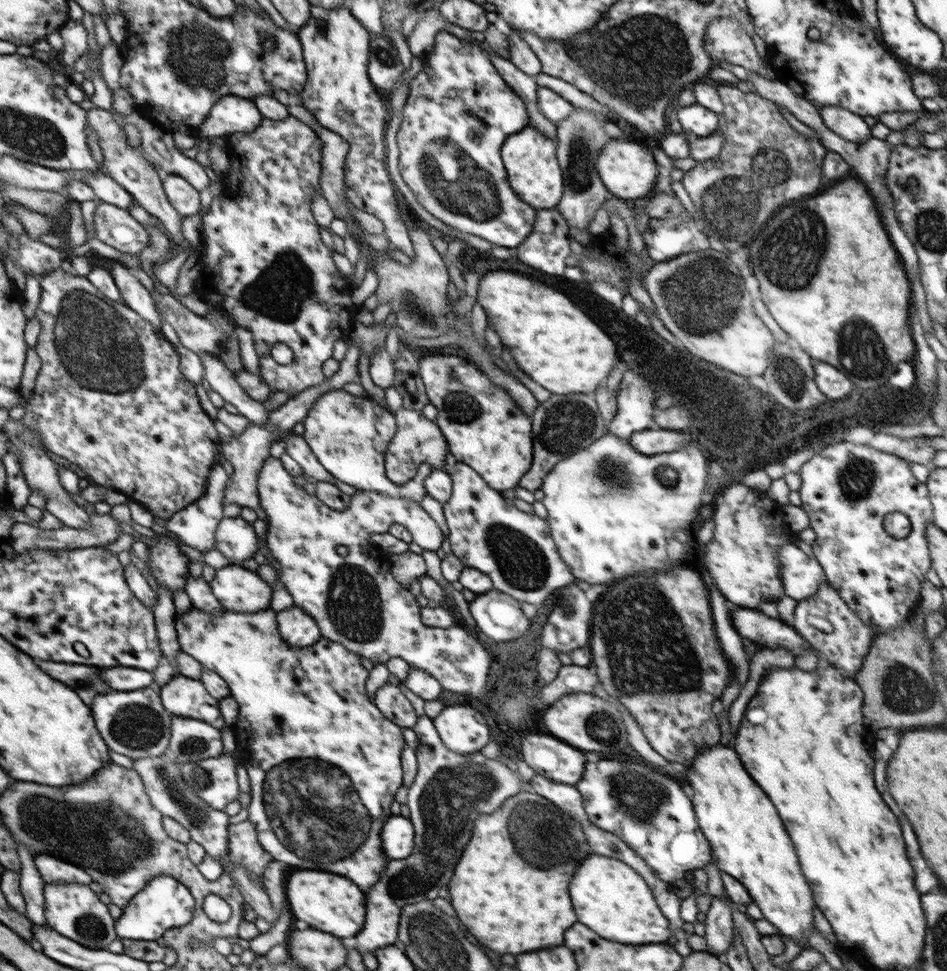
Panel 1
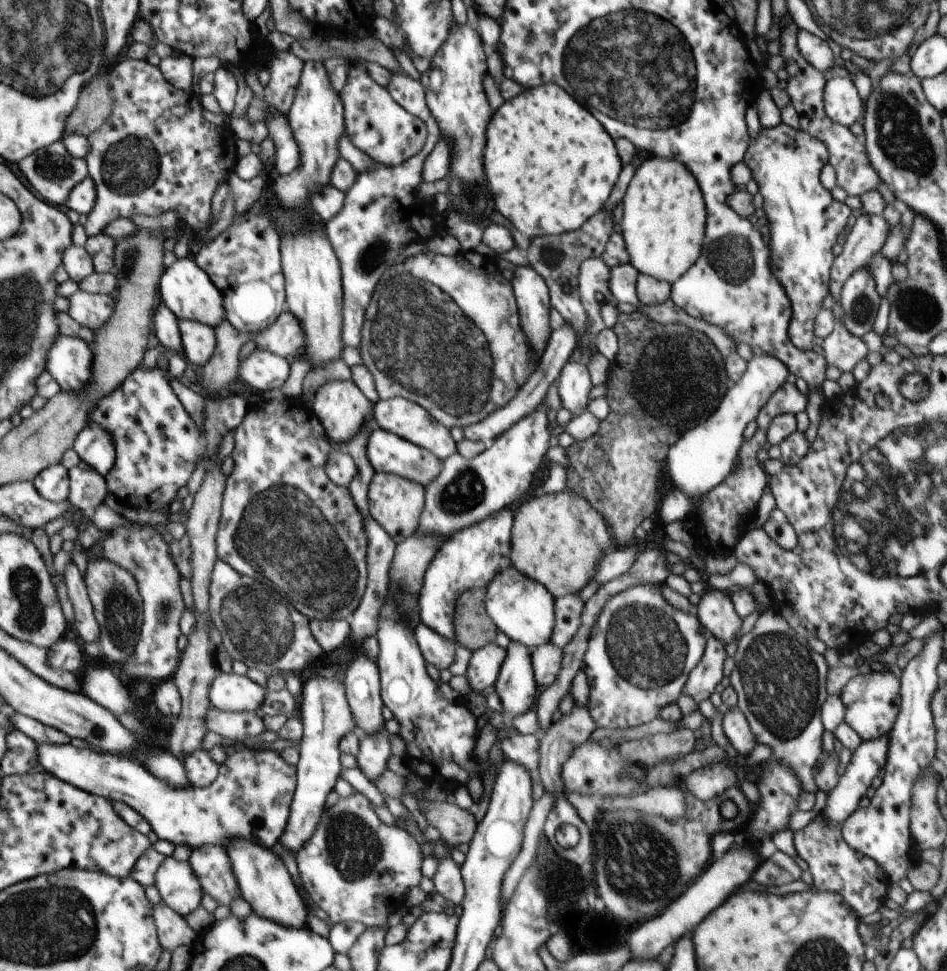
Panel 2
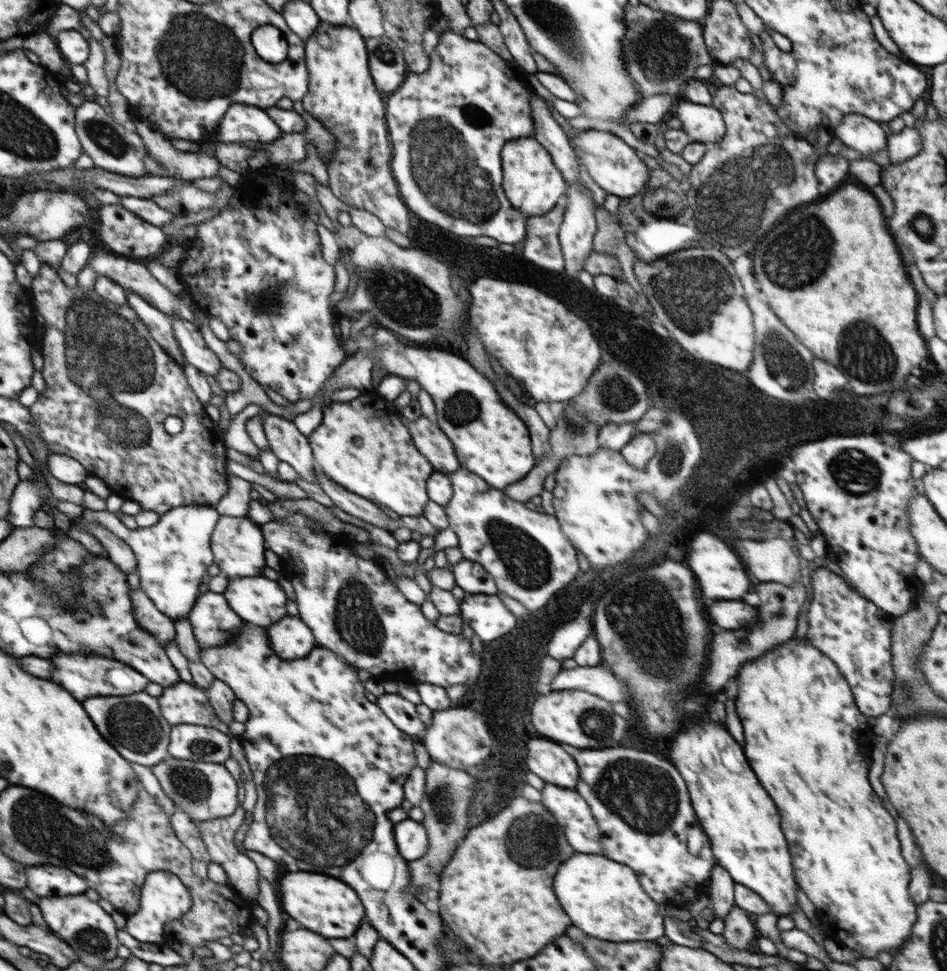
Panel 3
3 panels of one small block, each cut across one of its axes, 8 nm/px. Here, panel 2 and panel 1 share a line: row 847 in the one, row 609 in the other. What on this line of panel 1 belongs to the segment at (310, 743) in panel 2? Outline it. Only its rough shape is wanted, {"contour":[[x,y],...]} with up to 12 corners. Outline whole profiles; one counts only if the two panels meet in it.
{"contour":[[298,605],[277,612],[282,639],[308,647],[322,637],[314,617]]}

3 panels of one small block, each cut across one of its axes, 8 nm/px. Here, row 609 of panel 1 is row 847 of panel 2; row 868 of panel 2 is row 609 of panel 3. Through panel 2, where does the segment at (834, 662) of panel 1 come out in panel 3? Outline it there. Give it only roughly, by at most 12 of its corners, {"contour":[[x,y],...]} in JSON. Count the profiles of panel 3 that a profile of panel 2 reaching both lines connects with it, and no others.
{"contour":[[827,567],[811,572],[806,639],[862,715],[888,713],[896,617]]}

